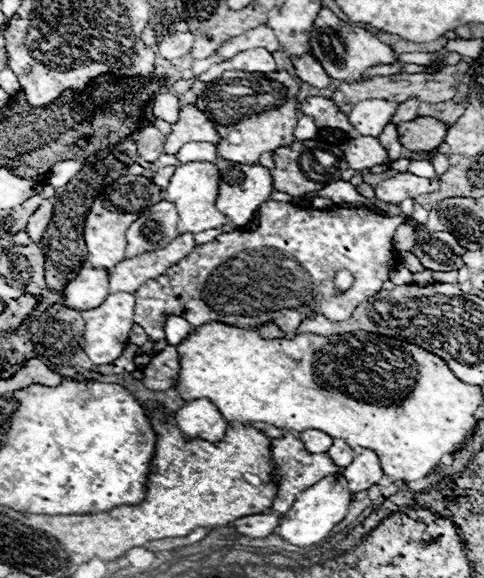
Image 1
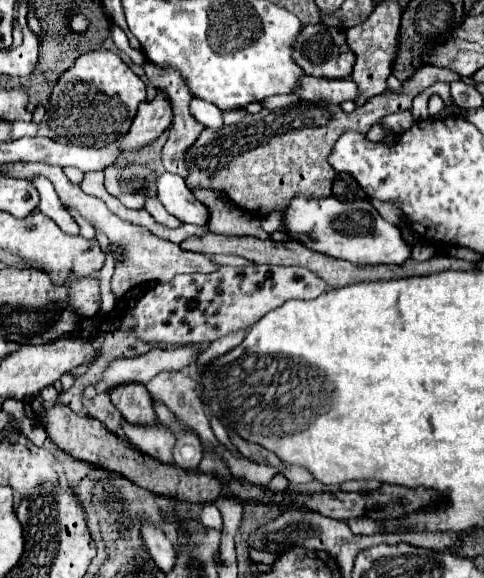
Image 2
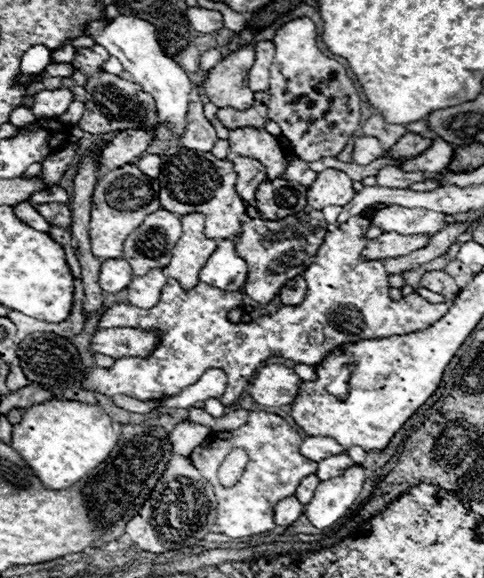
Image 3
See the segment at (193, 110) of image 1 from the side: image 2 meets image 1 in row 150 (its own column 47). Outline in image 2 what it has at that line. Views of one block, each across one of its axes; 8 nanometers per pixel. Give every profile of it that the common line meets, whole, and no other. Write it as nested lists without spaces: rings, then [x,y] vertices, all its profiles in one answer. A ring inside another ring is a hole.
[[[14,162],[14,164],[4,164],[2,172],[14,178],[26,178],[32,180],[34,174],[42,174],[48,180],[52,180],[52,184],[56,186],[56,192],[60,196],[60,200],[64,204],[70,204],[72,208],[76,208],[80,214],[84,214],[90,224],[98,230],[102,230],[108,240],[112,244],[120,244],[124,248],[124,258],[122,262],[116,262],[116,272],[112,278],[112,292],[116,298],[122,298],[130,288],[142,284],[142,282],[170,282],[176,274],[188,274],[188,272],[214,272],[218,270],[218,264],[214,264],[208,256],[204,254],[194,254],[194,252],[182,252],[178,244],[172,244],[168,240],[162,240],[150,232],[146,232],[144,228],[130,224],[126,220],[120,220],[116,214],[112,214],[106,204],[94,196],[84,194],[78,186],[70,184],[68,178],[64,176],[60,166],[50,166],[50,164],[22,164],[22,162]]]

